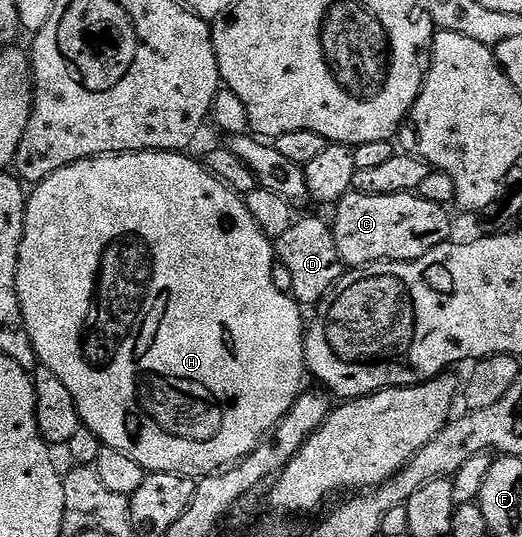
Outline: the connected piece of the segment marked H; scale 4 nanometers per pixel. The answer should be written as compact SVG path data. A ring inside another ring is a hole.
M149 151L147 153L118 153L111 157L91 157L88 161L79 161L70 167L62 167L62 171L54 171L54 175L50 175L45 181L39 182L33 188L36 189L33 193L31 190L26 201L24 234L20 244L20 258L18 259L18 271L16 272L16 290L22 307L24 326L32 340L36 360L43 368L54 371L54 375L58 375L58 379L62 379L66 391L70 391L70 399L74 399L74 407L78 407L81 426L94 431L94 435L98 435L101 446L114 451L122 451L122 455L130 455L130 459L134 459L134 463L141 465L148 473L177 473L183 477L199 479L221 472L225 467L235 465L246 455L250 455L250 451L259 447L260 440L271 433L272 428L282 419L282 415L286 415L286 411L290 411L292 404L299 399L302 392L300 384L303 383L304 377L306 378L306 366L304 364L306 332L302 329L301 306L296 298L289 295L285 290L284 294L276 286L276 277L272 274L272 261L274 265L273 242L254 223L254 217L250 215L248 210L247 200L241 194L235 193L230 187L223 185L201 162L199 165L194 158L184 156L188 155L180 151Z

